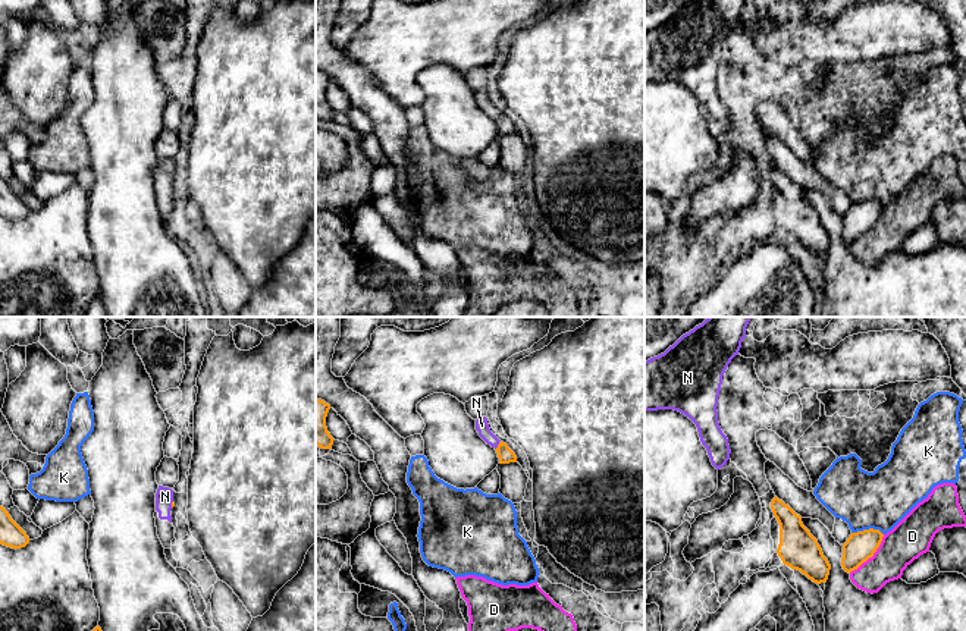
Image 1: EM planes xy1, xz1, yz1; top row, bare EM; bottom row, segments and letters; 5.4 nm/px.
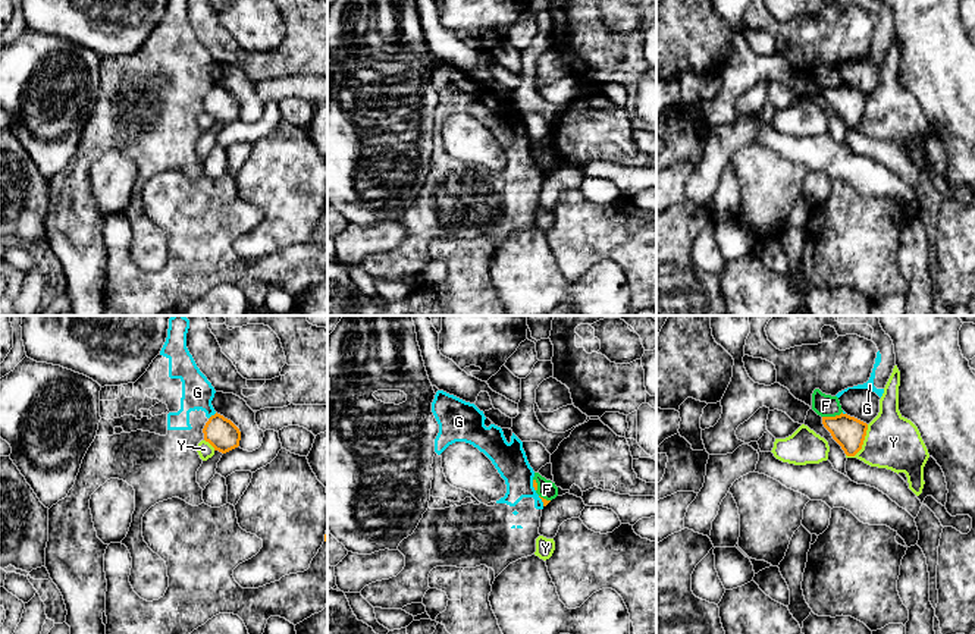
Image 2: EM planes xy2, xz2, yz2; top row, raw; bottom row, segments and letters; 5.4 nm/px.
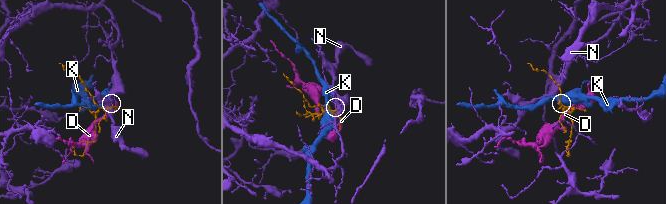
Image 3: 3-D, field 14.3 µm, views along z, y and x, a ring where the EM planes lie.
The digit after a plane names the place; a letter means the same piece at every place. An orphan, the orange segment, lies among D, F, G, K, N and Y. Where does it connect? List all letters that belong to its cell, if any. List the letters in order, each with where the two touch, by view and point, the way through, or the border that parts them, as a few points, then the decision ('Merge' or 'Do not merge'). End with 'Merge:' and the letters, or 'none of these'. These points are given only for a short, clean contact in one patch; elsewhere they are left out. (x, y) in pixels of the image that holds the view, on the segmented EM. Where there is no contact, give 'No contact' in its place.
D: Touches orange at yz1 (871, 556). Do not merge
F: Touches orange at yz2 (831, 417). Boundary: yz2 (842, 411), (823, 417). Do not merge
G: Touches orange at xy2 (212, 416). Boundary: xy2 (216, 413), (209, 418). Do not merge
K: Touches orange at yz1 (869, 529). Do not merge
N: Touches orange at xz1 (498, 445). Path across: xz1 (505, 455), (498, 445), (482, 426). Merge
Y: Touches orange at yz2 (862, 443). Boundary: yz2 (868, 424), (864, 443), (853, 455), (847, 457). Do not merge
Merge: N

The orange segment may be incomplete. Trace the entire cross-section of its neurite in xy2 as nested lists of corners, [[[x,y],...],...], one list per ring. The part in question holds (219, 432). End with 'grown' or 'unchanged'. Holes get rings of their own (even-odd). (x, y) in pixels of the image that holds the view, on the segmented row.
[[[217,412],[209,418],[203,433],[204,440],[209,442],[214,451],[222,453],[226,453],[239,446],[239,429],[231,420]]]; unchanged

